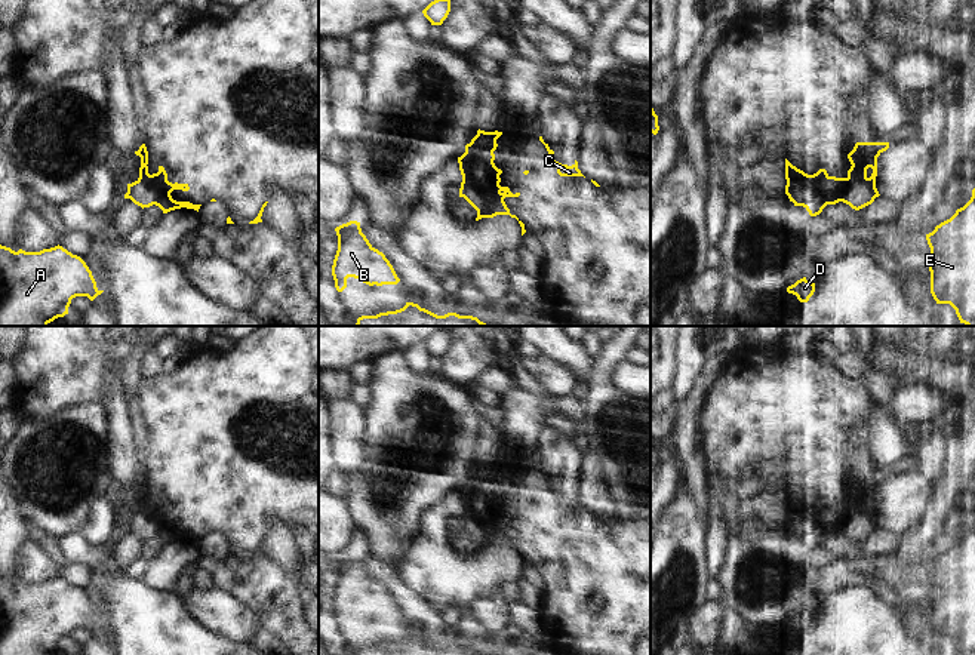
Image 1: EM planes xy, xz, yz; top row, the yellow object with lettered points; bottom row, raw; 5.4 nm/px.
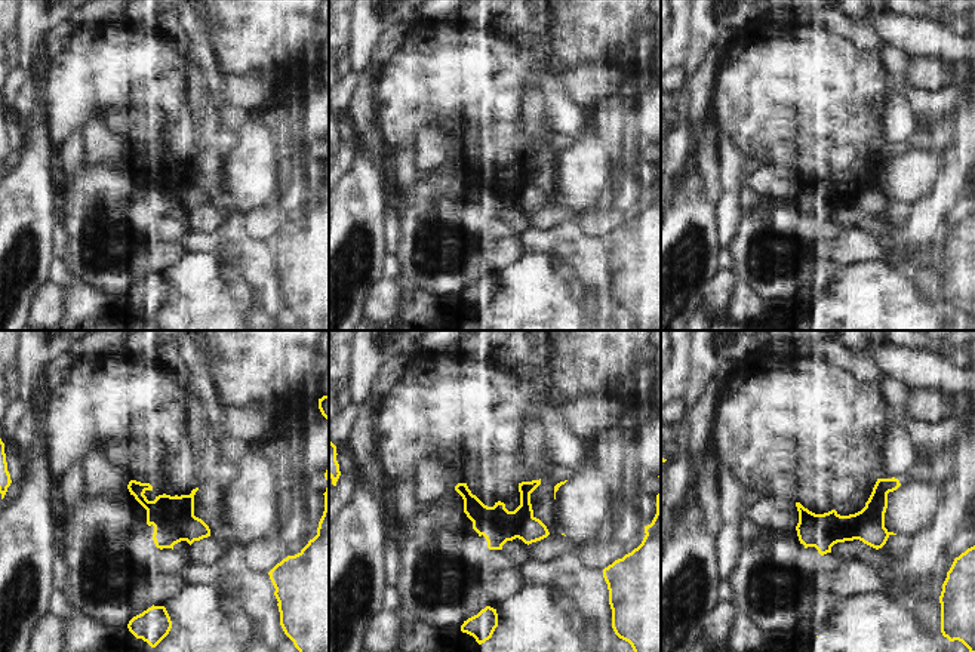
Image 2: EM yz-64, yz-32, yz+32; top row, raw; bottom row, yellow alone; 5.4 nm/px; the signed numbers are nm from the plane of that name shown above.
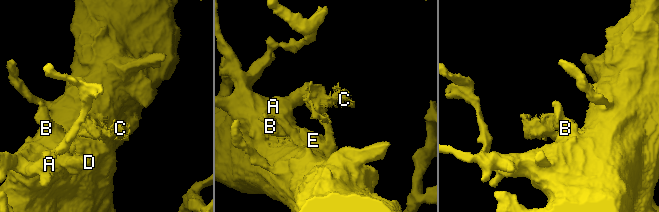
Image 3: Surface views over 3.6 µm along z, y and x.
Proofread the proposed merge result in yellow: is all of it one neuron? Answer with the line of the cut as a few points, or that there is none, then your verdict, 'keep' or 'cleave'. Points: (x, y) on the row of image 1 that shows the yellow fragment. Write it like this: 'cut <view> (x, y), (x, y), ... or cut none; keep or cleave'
cut yz (876, 196), (867, 185), (855, 183), (848, 193), (846, 202); cleave

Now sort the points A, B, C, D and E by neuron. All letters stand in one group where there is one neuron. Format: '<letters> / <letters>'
A B D E / C

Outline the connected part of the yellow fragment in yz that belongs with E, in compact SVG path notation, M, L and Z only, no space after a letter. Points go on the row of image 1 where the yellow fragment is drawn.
M975 188L971 200L926 234L931 293L950 304L966 326L975 326Z

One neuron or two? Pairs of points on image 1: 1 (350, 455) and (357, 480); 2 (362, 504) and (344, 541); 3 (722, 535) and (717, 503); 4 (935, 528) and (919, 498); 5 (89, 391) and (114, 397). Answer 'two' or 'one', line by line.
1: two
2: two
3: one
4: two
5: two

